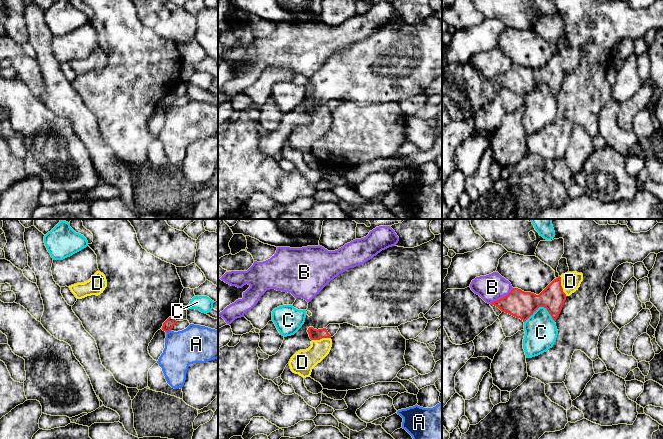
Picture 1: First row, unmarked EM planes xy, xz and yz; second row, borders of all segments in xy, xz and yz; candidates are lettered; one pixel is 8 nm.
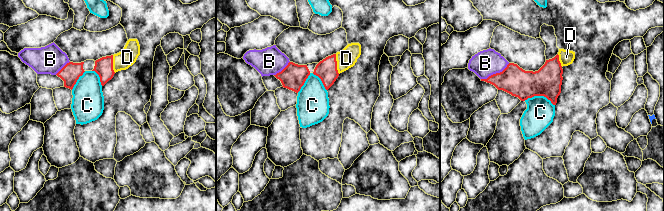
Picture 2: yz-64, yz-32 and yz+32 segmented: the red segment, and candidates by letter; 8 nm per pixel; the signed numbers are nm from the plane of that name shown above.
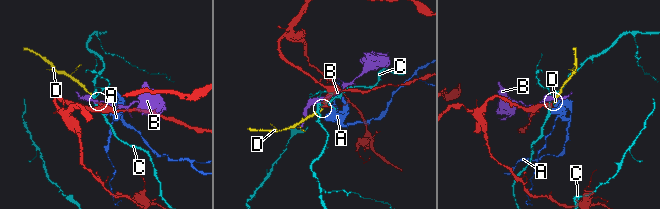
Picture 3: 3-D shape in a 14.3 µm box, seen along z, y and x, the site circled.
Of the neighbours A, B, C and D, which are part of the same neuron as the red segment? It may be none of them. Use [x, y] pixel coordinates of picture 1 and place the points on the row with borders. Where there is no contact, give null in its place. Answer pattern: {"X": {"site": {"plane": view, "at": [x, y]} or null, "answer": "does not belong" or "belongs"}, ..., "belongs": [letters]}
{"A": {"site": {"plane": "xy", "at": [168, 331]}, "answer": "does not belong"}, "B": {"site": {"plane": "yz", "at": [501, 298]}, "answer": "does not belong"}, "C": {"site": {"plane": "yz", "at": [540, 306]}, "answer": "does not belong"}, "D": {"site": {"plane": "yz", "at": [561, 286]}, "answer": "belongs"}, "belongs": ["D"]}

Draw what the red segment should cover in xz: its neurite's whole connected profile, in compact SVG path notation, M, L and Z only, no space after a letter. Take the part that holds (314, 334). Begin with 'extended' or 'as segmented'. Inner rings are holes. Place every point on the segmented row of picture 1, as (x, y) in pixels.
extended; M309 327L307 332L312 340L311 346L296 352L289 361L291 371L303 378L310 377L312 369L329 354L332 347L331 335L326 328L317 330Z

